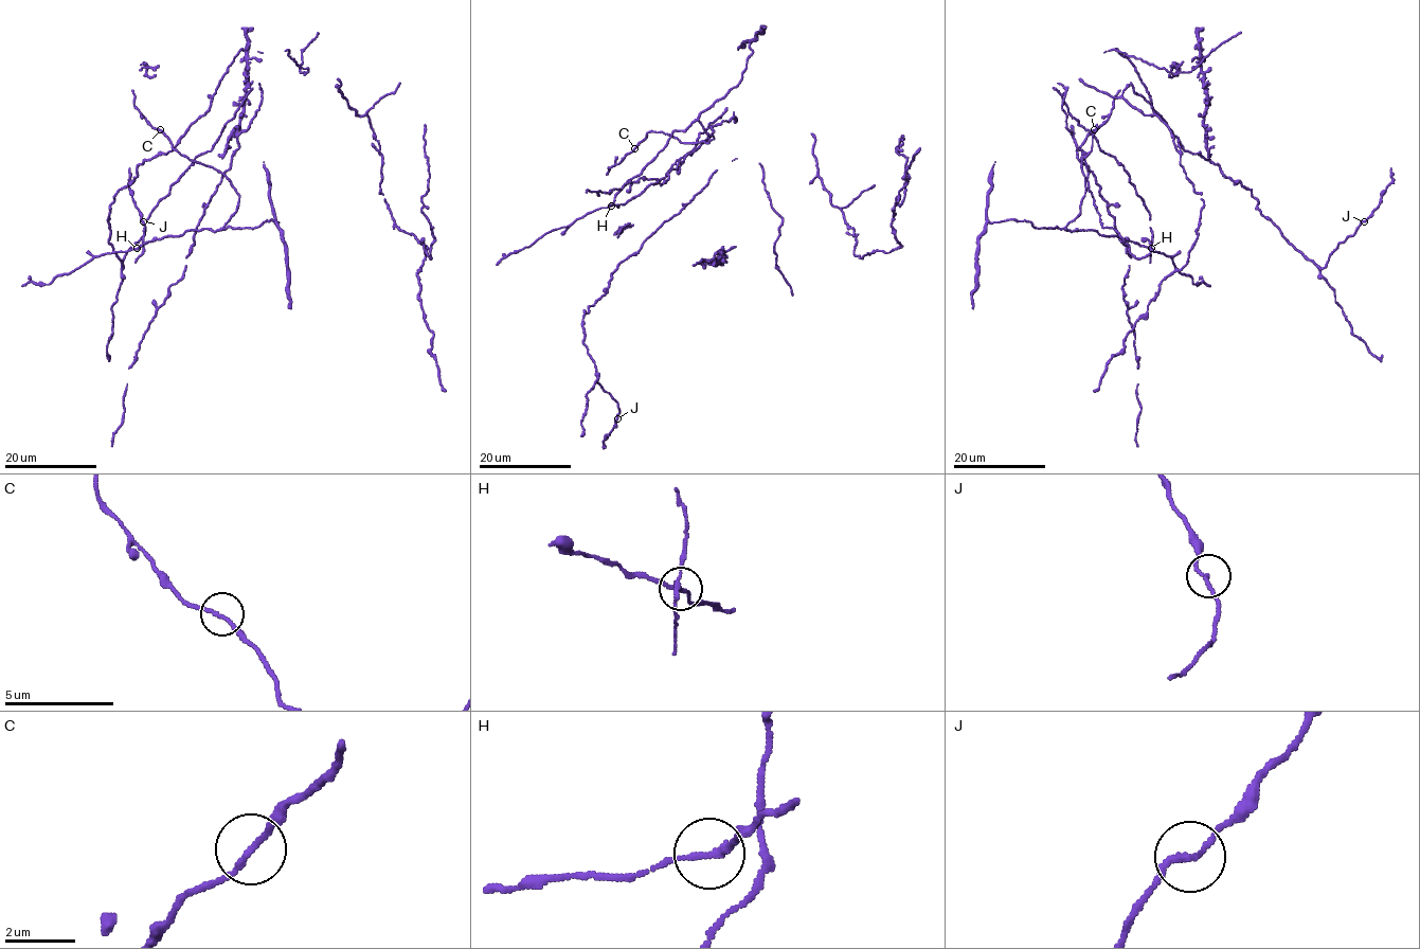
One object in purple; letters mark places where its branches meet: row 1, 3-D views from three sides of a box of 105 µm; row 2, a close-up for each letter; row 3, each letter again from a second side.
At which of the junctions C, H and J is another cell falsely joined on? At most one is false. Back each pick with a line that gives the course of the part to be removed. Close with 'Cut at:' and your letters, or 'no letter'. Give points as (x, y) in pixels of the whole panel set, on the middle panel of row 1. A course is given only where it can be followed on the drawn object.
Cut at: no letter

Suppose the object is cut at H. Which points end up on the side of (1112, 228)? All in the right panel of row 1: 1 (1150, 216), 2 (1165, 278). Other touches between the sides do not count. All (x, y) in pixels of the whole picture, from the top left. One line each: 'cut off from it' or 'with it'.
1: with it
2: with it

